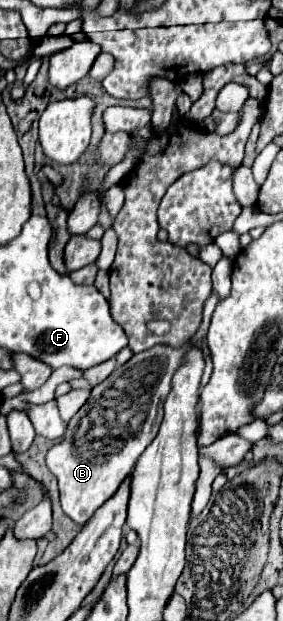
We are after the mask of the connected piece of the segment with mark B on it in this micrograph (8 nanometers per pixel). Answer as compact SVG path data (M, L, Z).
M153 346L133 354L129 362L97 384L87 402L69 420L61 442L47 452L47 468L59 480L63 512L77 524L85 524L99 506L109 500L119 484L133 472L137 458L155 438L163 418L163 398L171 388L171 374L179 366L185 348Z

